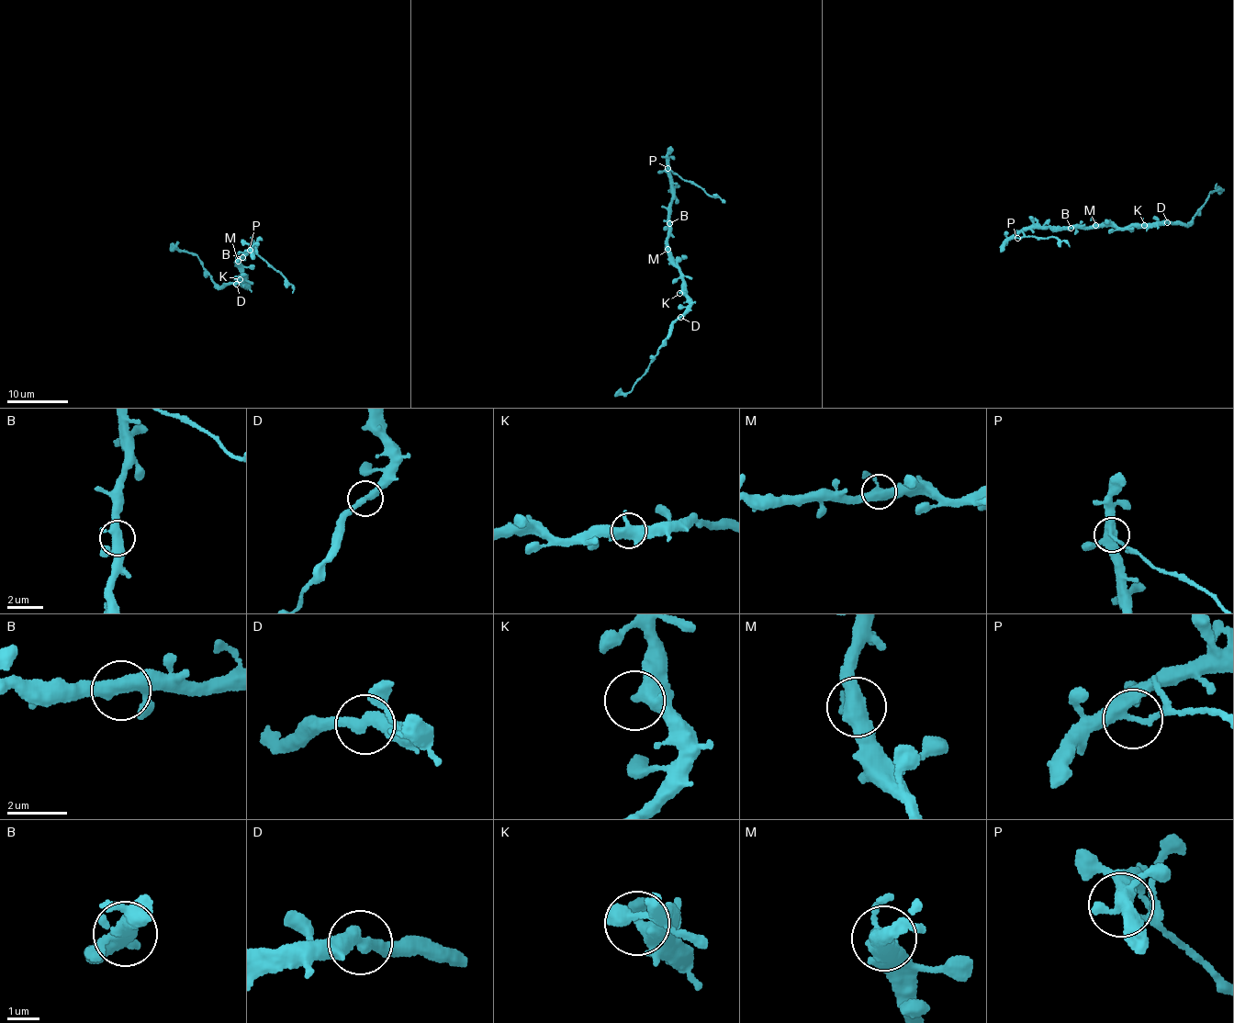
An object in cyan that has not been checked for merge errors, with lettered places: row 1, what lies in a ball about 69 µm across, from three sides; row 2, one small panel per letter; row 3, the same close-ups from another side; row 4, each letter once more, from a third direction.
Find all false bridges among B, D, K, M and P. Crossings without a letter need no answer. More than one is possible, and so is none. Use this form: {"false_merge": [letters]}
{"false_merge": ["D", "P"]}

